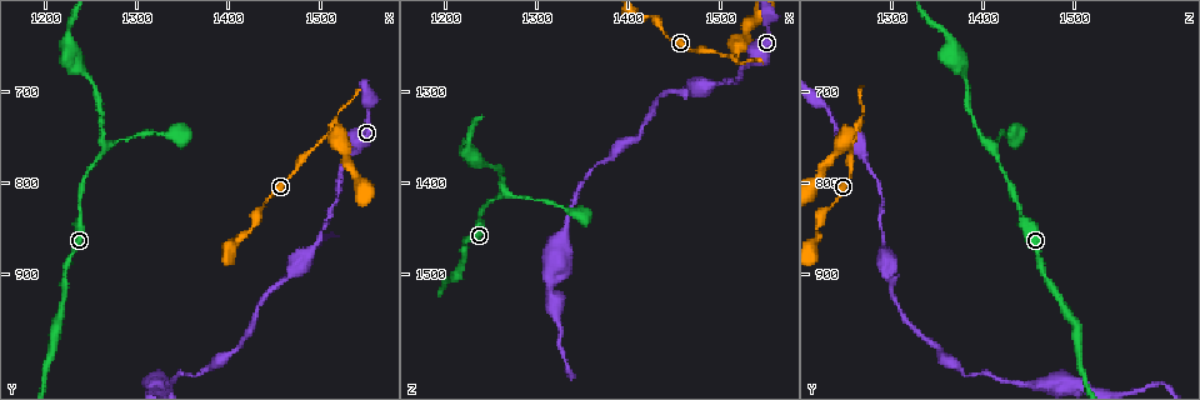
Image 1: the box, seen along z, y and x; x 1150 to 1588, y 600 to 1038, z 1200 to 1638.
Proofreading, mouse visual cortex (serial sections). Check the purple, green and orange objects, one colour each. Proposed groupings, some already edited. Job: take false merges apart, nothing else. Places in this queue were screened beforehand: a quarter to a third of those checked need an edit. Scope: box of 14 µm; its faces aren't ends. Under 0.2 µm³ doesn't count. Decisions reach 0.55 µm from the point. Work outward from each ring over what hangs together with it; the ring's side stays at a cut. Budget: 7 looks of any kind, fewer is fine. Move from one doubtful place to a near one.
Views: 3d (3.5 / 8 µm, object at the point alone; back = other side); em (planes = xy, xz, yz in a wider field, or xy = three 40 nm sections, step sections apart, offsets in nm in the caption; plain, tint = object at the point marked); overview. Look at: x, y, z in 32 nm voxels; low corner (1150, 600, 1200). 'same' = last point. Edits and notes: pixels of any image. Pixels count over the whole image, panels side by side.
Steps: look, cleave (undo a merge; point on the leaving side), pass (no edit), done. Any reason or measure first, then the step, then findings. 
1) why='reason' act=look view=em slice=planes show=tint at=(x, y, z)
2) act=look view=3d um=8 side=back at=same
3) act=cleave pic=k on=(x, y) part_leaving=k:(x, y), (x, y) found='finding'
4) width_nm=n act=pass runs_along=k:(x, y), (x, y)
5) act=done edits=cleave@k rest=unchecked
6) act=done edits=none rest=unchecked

why='branch point' act=look view=3d um=8 at=(1260, 765, 1410)

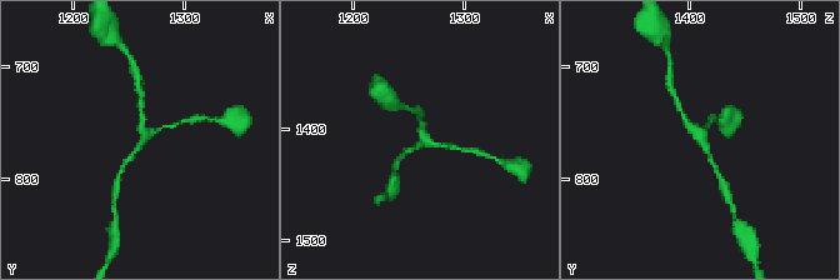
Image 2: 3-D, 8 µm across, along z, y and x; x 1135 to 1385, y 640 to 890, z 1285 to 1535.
why='closer look' act=look view=3d um=3.5 at=(1262, 766, 1414)

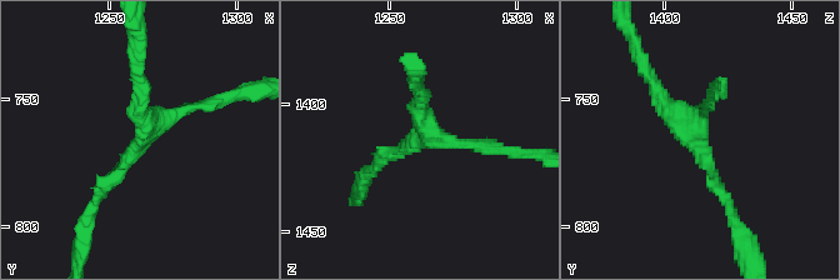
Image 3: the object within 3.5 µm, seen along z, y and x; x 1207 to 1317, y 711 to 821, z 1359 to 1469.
arms=3 arm_widths_nm=150,200,200 why='need the tissue' act=look view=em slice=xy step=2 show=tint at=(1265, 765, 1412)

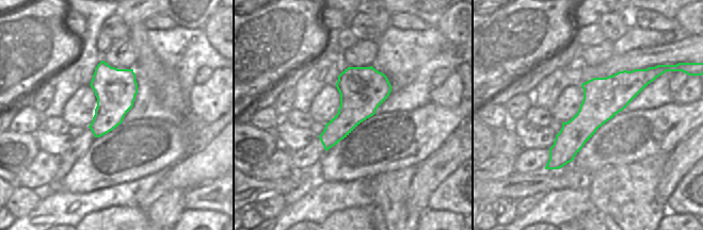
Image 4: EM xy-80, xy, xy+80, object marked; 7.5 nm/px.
act=pass runs_along=4:(649, 78), (623, 86), (548, 166) found='continuous, no second cell'

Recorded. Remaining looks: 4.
why='thin neck' act=look view=3d um=3.5 side=back at=(1500, 855, 1295)

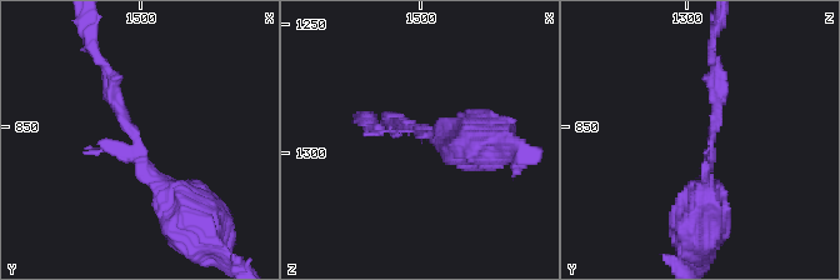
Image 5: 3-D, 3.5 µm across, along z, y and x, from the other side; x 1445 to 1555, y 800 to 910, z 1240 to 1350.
why='need the tissue' act=look view=em slice=xy step=2 show=tint at=(1500, 854, 1292)

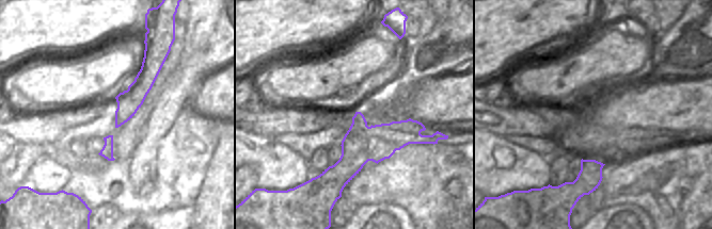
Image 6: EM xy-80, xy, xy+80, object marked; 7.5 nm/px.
width_nm=280 act=pass runs_along=6:(422, 128), (373, 143), (336, 186) found='continuous, no second cell'

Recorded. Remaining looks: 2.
why='a narrow waist' act=look view=3d um=3.5 at=(1510, 750, 1255)

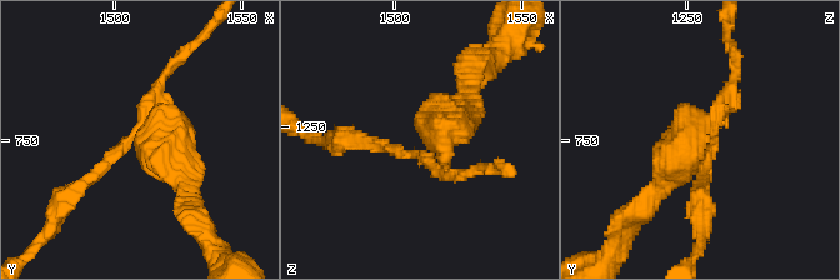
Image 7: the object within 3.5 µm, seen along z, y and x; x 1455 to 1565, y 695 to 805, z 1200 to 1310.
why='now the EM' act=look view=em slice=xy step=5 show=tint at=(1514, 750, 1259)

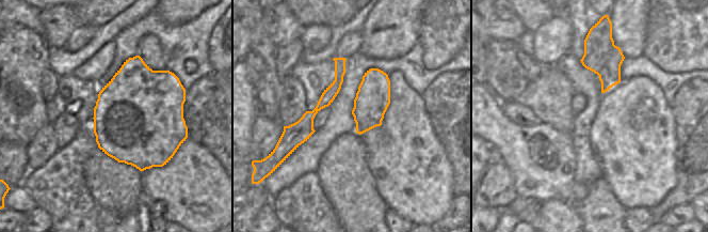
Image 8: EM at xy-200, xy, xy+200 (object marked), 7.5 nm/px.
act=cleave pic=7 on=(156, 119) border=8:(612, 40), (610, 60), (595, 73) found='two cells meet here'

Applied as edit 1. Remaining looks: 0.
act=done edits=cleave@7 rest=unchecked

